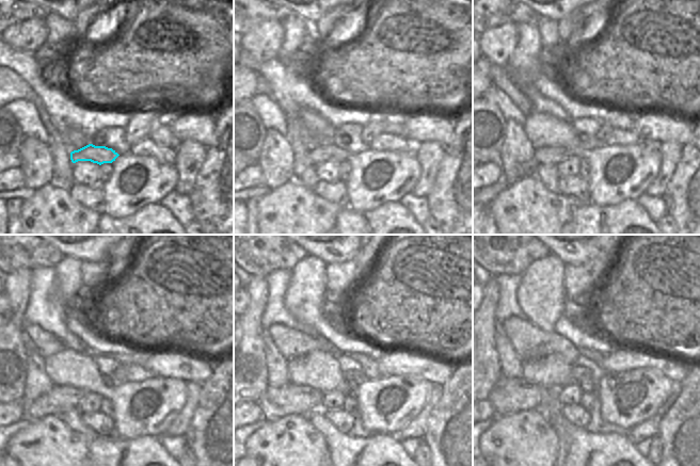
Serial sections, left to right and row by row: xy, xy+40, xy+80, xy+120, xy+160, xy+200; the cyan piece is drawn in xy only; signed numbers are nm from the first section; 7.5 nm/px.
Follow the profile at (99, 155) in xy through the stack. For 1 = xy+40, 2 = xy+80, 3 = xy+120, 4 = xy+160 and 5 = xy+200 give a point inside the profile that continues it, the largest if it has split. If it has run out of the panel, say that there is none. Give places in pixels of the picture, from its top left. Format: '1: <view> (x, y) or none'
1: xy+40 (321, 154)
2: xy+80 (550, 155)
3: xy+120 (58, 400)
4: xy+160 (275, 402)
5: xy+200 (510, 396)

